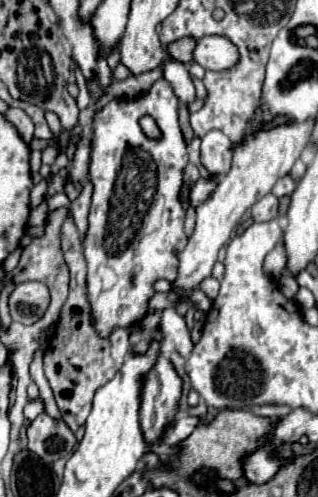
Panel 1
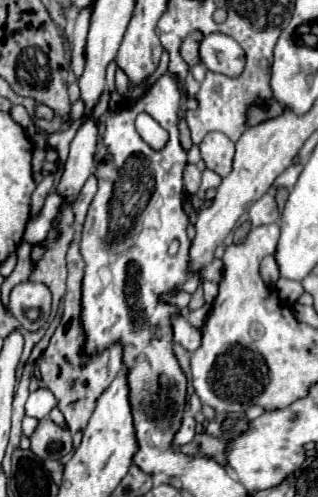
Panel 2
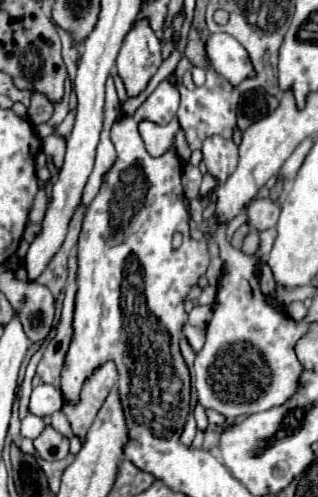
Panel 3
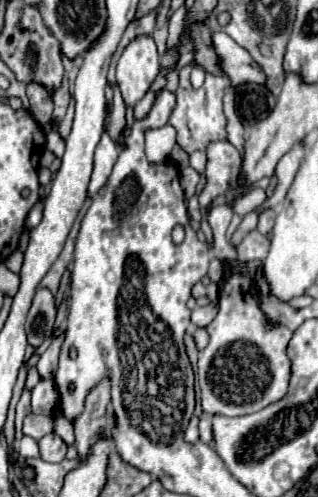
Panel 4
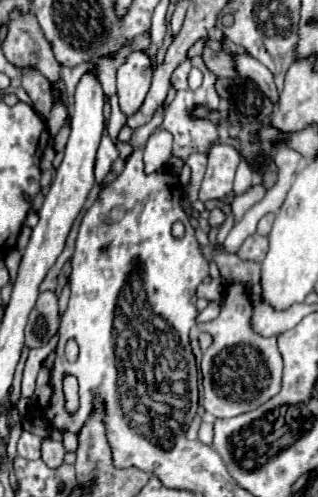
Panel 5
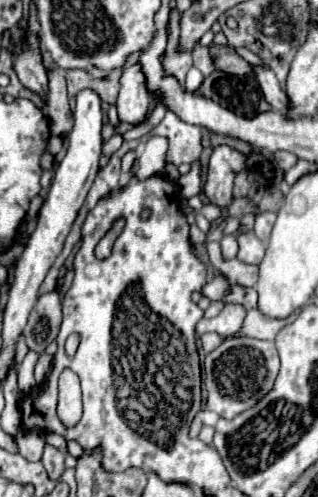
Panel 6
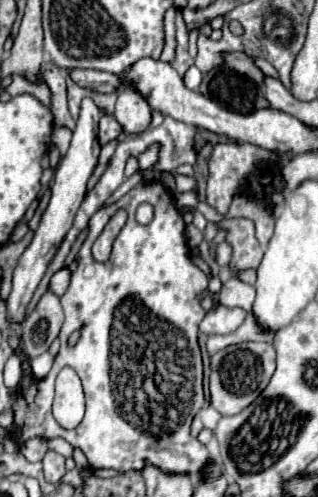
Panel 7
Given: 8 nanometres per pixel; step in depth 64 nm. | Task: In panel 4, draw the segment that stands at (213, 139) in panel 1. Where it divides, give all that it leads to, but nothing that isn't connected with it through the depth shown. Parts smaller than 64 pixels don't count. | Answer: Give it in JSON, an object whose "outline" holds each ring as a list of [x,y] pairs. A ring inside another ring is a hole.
{"outline":[[[218,140],[208,144],[206,148],[208,154],[208,164],[206,164],[206,186],[200,192],[200,204],[210,204],[212,198],[224,194],[232,180],[238,176],[240,170],[240,152],[228,142],[228,140]]]}

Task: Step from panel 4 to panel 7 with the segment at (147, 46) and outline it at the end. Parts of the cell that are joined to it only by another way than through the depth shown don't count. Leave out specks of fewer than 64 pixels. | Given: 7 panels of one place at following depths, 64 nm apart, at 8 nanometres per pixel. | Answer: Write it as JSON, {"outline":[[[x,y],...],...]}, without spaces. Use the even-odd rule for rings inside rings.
{"outline":[[[132,82],[124,86],[124,90],[118,94],[114,118],[122,124],[126,134],[140,134],[150,124],[150,104],[148,100],[136,90]]]}

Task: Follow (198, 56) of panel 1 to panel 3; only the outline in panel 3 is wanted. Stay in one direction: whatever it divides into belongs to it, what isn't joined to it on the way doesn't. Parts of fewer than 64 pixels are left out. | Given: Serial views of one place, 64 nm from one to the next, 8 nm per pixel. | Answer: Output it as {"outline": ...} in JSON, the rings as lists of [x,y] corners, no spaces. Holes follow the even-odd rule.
{"outline":[[[210,34],[206,42],[206,56],[210,68],[232,84],[238,84],[240,80],[252,76],[248,52],[236,38],[228,34]]]}

